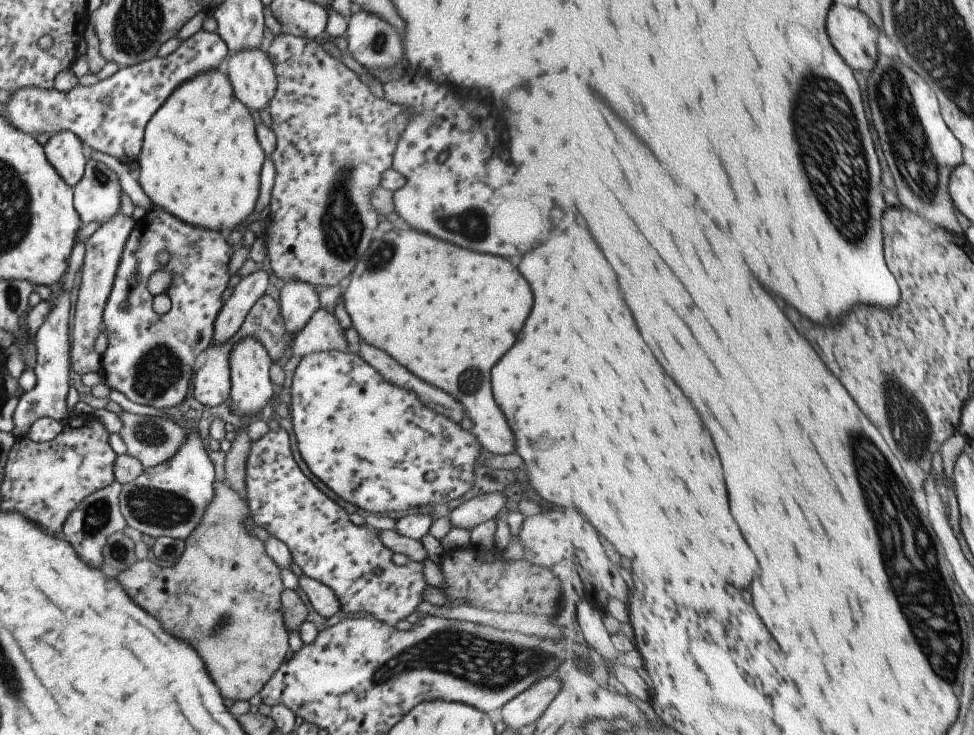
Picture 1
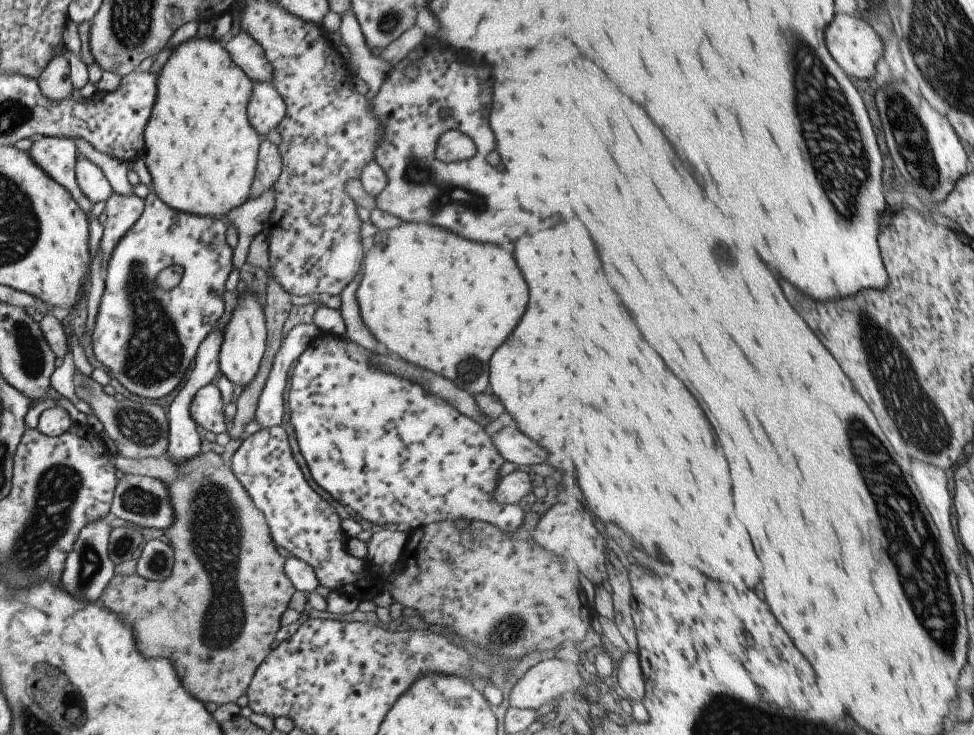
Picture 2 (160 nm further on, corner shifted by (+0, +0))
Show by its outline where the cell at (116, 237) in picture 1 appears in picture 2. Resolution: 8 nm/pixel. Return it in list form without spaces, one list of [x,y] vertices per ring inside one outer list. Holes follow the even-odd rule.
[[[111,193],[104,202],[104,213],[107,216],[106,224],[98,244],[103,252],[102,268],[106,264],[115,243],[121,235],[139,218],[143,208],[143,201],[133,193]]]

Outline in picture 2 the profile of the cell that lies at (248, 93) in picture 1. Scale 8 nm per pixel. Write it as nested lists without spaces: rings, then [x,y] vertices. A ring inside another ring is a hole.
[[[252,83],[246,108],[251,128],[263,138],[285,116],[285,103],[271,83]]]

